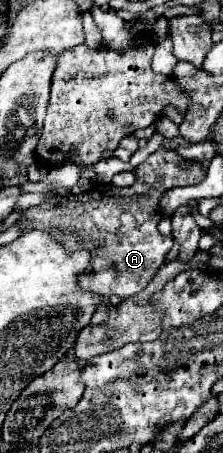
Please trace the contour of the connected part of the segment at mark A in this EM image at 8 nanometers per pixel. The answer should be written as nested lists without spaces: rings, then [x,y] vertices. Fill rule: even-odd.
[[[162,146],[136,168],[136,182],[130,188],[96,182],[82,194],[48,194],[42,204],[24,210],[16,224],[22,228],[22,232],[46,230],[48,234],[52,232],[54,236],[60,236],[68,252],[78,248],[76,240],[82,236],[86,240],[84,246],[92,248],[92,258],[88,268],[78,274],[78,286],[106,298],[112,294],[130,298],[148,286],[152,276],[166,262],[166,254],[174,244],[170,236],[162,236],[156,228],[162,220],[162,194],[176,186],[198,184],[206,178],[206,170],[200,162],[192,162],[188,170],[182,168],[180,162],[182,158],[174,150]],[[104,244],[108,244],[106,250]]]

